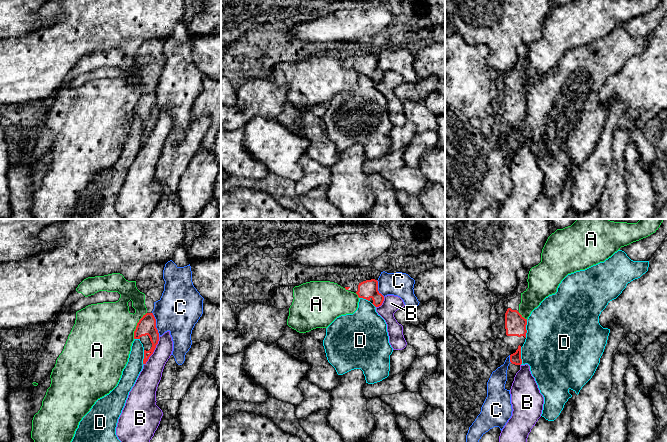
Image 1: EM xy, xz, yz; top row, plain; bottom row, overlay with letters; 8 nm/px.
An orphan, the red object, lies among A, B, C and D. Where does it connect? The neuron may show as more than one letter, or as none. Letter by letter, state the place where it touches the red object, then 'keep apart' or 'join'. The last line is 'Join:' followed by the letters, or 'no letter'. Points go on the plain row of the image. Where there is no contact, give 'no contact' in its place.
A: xy (137, 101) | keep apart
B: xy (153, 127) | keep apart
C: xy (155, 100) | keep apart
D: yz (525, 104) | keep apart
Join: no letter

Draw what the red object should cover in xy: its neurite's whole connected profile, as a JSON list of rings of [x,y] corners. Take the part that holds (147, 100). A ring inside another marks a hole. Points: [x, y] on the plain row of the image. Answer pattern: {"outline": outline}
{"outline": [[[146,89],[137,99],[134,107],[134,115],[139,115],[144,123],[143,140],[146,140],[153,130],[159,117],[159,109],[156,104],[156,95],[153,89]]]}

